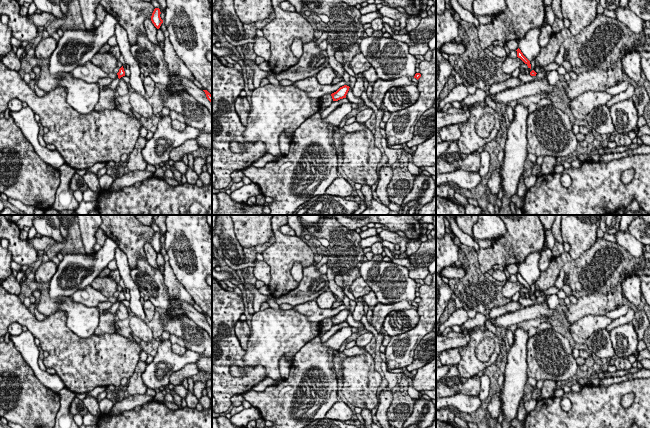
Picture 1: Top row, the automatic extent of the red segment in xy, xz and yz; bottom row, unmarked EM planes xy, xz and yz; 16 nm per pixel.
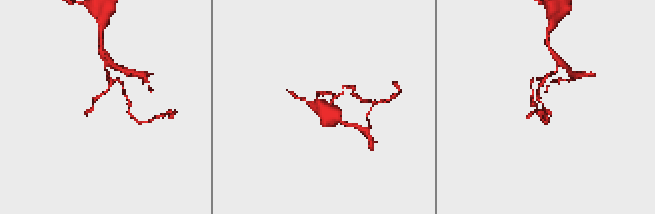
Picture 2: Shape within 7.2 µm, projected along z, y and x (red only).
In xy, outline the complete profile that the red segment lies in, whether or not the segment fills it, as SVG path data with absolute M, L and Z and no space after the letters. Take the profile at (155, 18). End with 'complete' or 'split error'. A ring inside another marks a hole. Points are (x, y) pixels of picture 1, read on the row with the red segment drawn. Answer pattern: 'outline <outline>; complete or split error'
outline M155 8L151 16L151 21L157 29L159 29L161 24L163 23L160 14L161 14L160 9Z; complete

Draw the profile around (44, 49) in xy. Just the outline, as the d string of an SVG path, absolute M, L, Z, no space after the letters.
M49 36L36 45L35 56L39 59L48 59L57 47L57 41Z

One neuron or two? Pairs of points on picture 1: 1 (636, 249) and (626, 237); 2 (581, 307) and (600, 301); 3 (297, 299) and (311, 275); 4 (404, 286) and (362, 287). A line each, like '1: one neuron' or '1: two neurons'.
1: one neuron
2: one neuron
3: one neuron
4: two neurons

